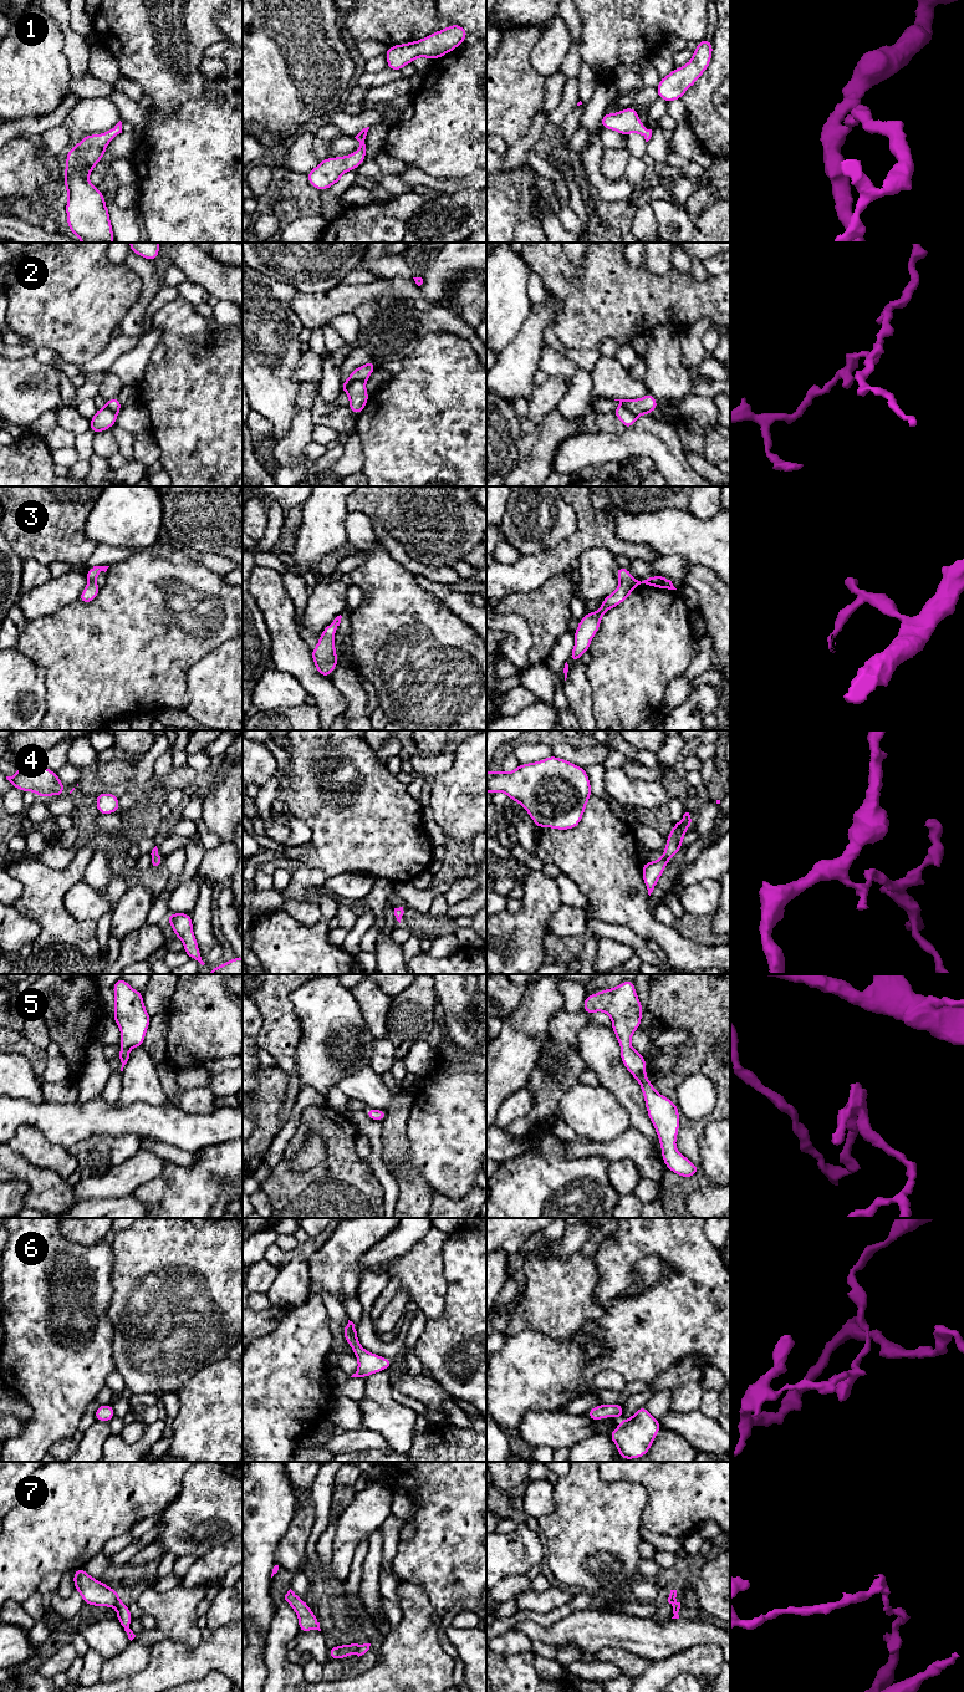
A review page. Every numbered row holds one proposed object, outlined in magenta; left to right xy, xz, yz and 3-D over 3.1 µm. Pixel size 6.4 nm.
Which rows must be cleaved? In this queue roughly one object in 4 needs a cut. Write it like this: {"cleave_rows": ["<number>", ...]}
{"cleave_rows": ["2", "7"]}

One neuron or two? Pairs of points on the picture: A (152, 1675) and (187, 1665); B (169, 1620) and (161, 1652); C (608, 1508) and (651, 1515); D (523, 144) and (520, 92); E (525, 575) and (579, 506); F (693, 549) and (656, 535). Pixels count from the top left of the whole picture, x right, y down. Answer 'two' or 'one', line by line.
A: one
B: two
C: two
D: two
E: one
F: one

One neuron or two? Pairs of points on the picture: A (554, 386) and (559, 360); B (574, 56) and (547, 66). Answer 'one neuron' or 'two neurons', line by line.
A: two neurons
B: two neurons

